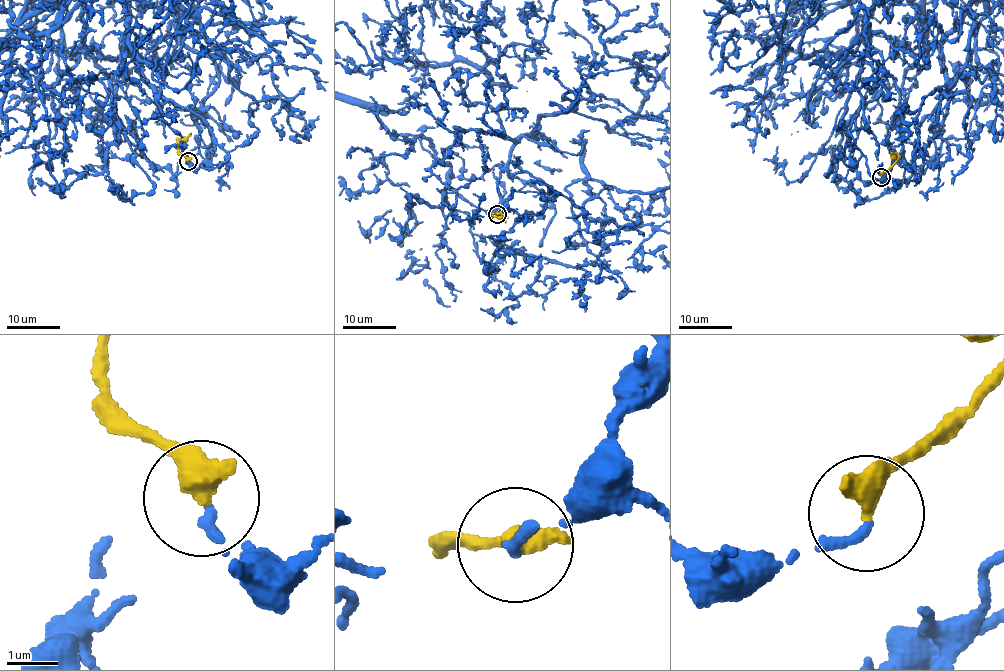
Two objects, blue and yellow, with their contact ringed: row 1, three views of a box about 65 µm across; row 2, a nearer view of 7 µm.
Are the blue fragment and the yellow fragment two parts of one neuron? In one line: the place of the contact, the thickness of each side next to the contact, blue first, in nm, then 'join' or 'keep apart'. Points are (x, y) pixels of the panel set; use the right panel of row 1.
at (881, 177); 190 nm thick on the blue side, 500 nm on the other; keep apart

